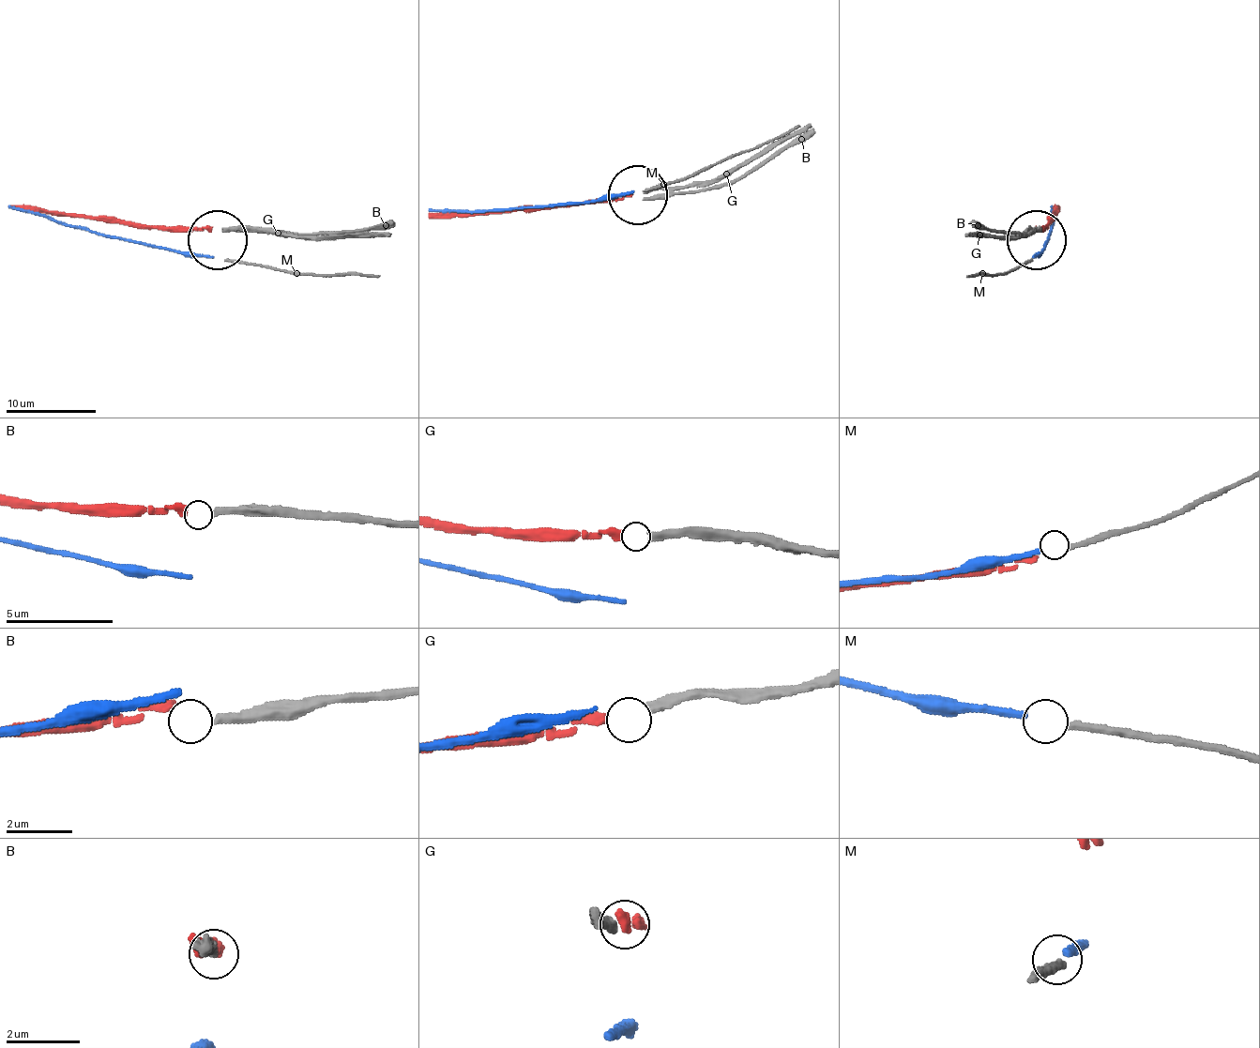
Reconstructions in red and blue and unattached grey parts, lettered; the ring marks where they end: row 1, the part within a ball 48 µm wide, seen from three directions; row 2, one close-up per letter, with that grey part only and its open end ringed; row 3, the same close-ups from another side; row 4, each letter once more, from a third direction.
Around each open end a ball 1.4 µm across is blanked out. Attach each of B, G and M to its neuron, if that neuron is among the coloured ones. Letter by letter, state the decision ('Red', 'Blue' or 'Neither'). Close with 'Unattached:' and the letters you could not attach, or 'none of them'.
B: Neither
G: Red
M: Blue
Unattached: B

